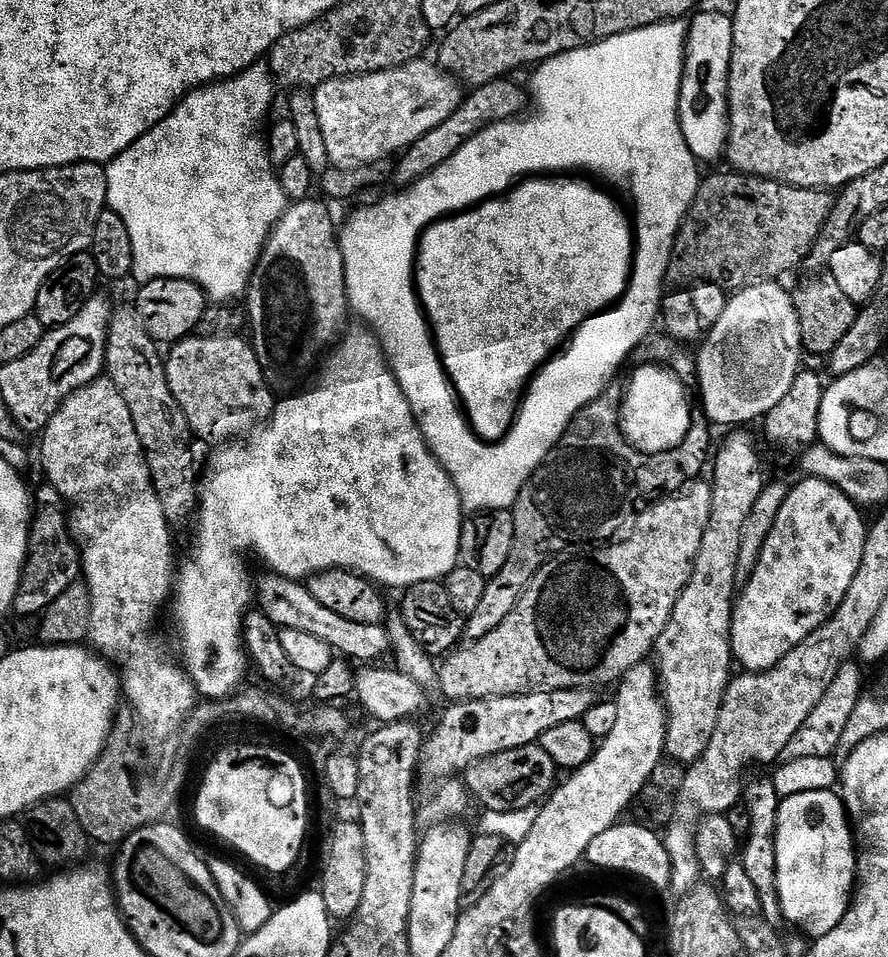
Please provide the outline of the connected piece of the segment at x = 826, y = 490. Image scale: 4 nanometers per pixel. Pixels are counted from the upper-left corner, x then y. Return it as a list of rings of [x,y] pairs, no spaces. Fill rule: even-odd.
[[[804,478],[802,482],[795,489],[794,487],[789,491],[788,496],[782,502],[782,506],[778,510],[778,518],[774,522],[774,526],[770,530],[768,537],[766,538],[762,550],[760,551],[760,557],[758,562],[753,564],[750,569],[750,575],[748,581],[743,581],[742,587],[739,589],[738,595],[734,600],[734,607],[732,609],[732,655],[735,663],[740,664],[745,673],[749,672],[765,672],[774,667],[778,662],[782,662],[782,658],[786,654],[790,654],[790,650],[794,650],[797,646],[803,642],[807,636],[814,634],[814,630],[818,630],[830,620],[833,614],[838,610],[838,606],[842,602],[842,598],[846,598],[846,590],[850,590],[850,582],[854,582],[854,574],[858,574],[858,566],[862,566],[862,554],[864,553],[864,547],[866,546],[866,538],[868,537],[869,525],[864,524],[865,513],[861,511],[857,504],[854,503],[850,497],[842,492],[838,485],[830,483],[830,481]],[[806,548],[816,548],[816,562],[808,562],[810,560],[806,554],[810,554],[810,550]]]

